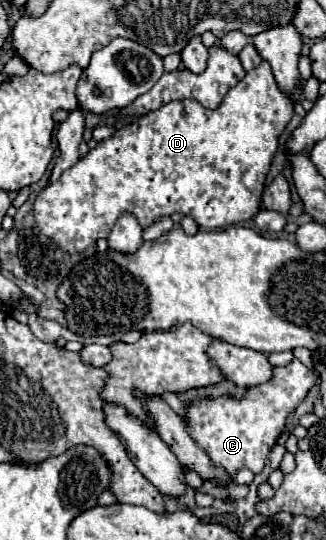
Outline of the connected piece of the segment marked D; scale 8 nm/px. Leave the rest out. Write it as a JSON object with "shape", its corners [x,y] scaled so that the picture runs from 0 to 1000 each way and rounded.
{"shape":[[[816,115],[767,130],[687,181],[675,200],[632,204],[595,185],[540,185],[491,204],[429,215],[393,233],[294,267],[221,311],[196,315],[178,337],[147,341],[104,374],[104,400],[123,430],[160,441],[196,467],[233,470],[337,433],[374,393],[405,393],[436,419],[460,419],[491,400],[552,393],[589,400],[620,426],[669,426],[706,415],[755,411],[798,393],[798,363],[816,322],[840,296],[853,256],[902,211],[902,193],[840,152]]]}

